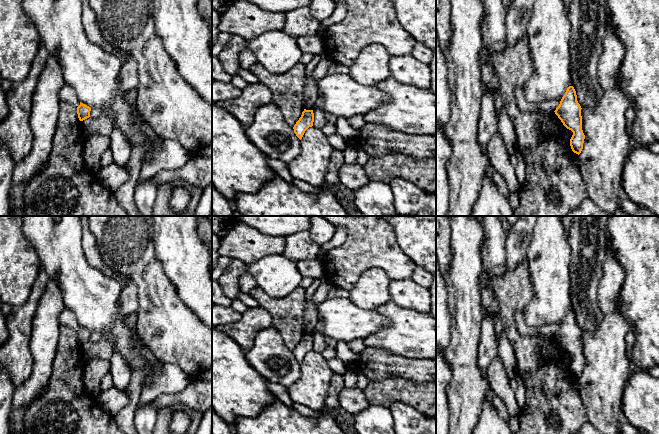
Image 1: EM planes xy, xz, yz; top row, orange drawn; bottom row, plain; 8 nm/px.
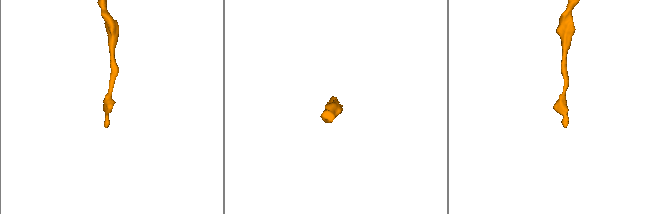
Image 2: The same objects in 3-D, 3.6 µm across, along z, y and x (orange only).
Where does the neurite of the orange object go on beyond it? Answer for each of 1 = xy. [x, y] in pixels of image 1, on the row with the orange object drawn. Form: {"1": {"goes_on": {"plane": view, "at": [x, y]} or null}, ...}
{"1": {"goes_on": null}}

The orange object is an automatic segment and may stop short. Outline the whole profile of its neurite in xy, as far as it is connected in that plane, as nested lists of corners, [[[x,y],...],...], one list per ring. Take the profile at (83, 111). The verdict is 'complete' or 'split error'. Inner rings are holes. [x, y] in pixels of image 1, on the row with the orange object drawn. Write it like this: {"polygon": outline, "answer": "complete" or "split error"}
{"polygon": [[[80,102],[80,105],[77,107],[77,114],[80,121],[83,121],[90,117],[91,108]]], "answer": "complete"}

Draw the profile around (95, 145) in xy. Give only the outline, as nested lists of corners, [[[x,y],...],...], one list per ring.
[[[90,135],[87,137],[83,147],[83,161],[87,168],[98,176],[101,169],[101,156],[110,147],[109,136]]]

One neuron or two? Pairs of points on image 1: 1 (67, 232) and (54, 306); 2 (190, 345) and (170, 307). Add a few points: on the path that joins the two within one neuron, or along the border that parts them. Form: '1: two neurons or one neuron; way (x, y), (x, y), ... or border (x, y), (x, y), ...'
1: two neurons; border (48, 276), (56, 282), (66, 306)
2: one neuron; way (181, 336), (170, 325), (170, 316)

